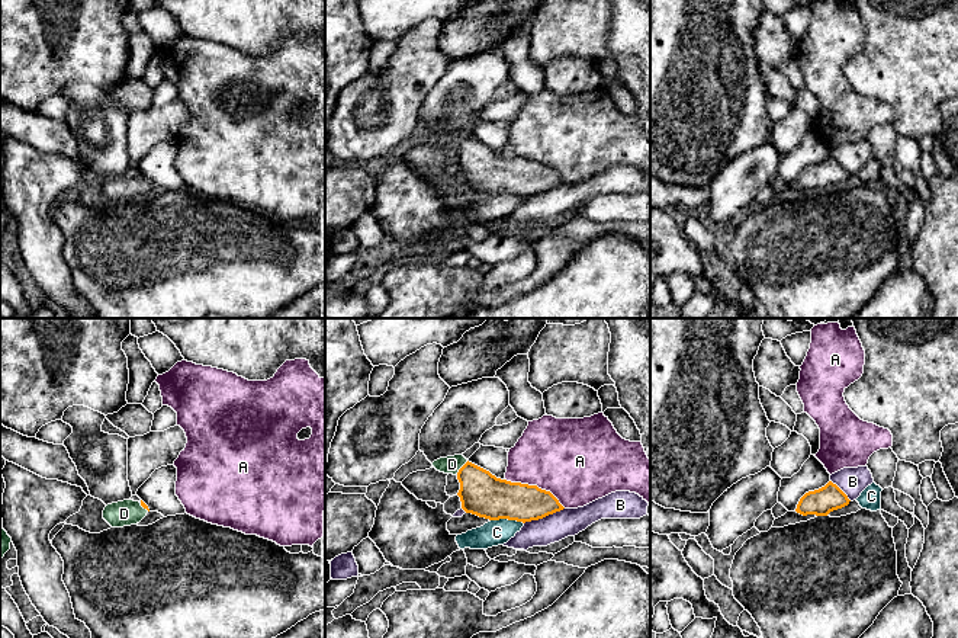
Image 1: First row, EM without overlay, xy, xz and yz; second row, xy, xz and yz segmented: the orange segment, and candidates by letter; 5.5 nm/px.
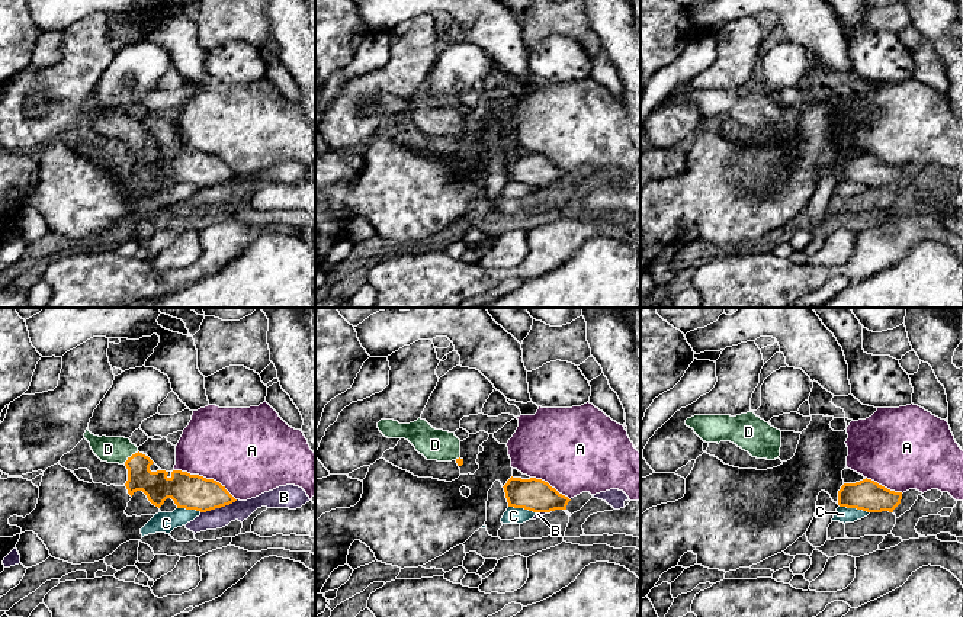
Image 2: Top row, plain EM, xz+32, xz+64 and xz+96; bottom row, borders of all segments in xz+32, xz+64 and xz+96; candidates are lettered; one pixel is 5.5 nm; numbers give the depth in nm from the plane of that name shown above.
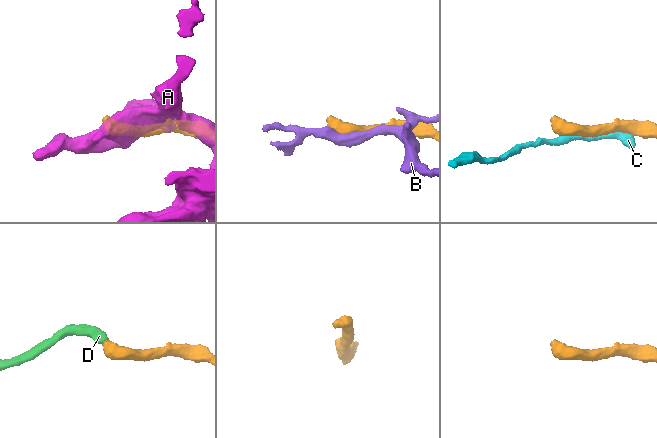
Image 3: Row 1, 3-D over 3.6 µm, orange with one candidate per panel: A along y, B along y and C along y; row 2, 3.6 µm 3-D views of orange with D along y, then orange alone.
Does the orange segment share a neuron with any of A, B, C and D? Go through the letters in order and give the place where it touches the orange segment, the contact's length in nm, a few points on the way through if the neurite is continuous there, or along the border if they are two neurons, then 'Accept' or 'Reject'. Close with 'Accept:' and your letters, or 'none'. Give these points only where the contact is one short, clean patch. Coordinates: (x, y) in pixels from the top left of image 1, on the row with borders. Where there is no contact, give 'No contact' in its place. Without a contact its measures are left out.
A: Touches orange at xz (536, 486). Shared border 380 nm. Reject
B: Touches orange at xz (543, 516). Shared border 240 nm. Reject
C: Touches orange at xz (507, 518). Shared border 190 nm. Reject
D: Touches orange at xz (460, 468). Shared border 100 nm. Path across: xz (481, 493), (478, 486), (460, 468), (452, 464). Accept
Accept: D

